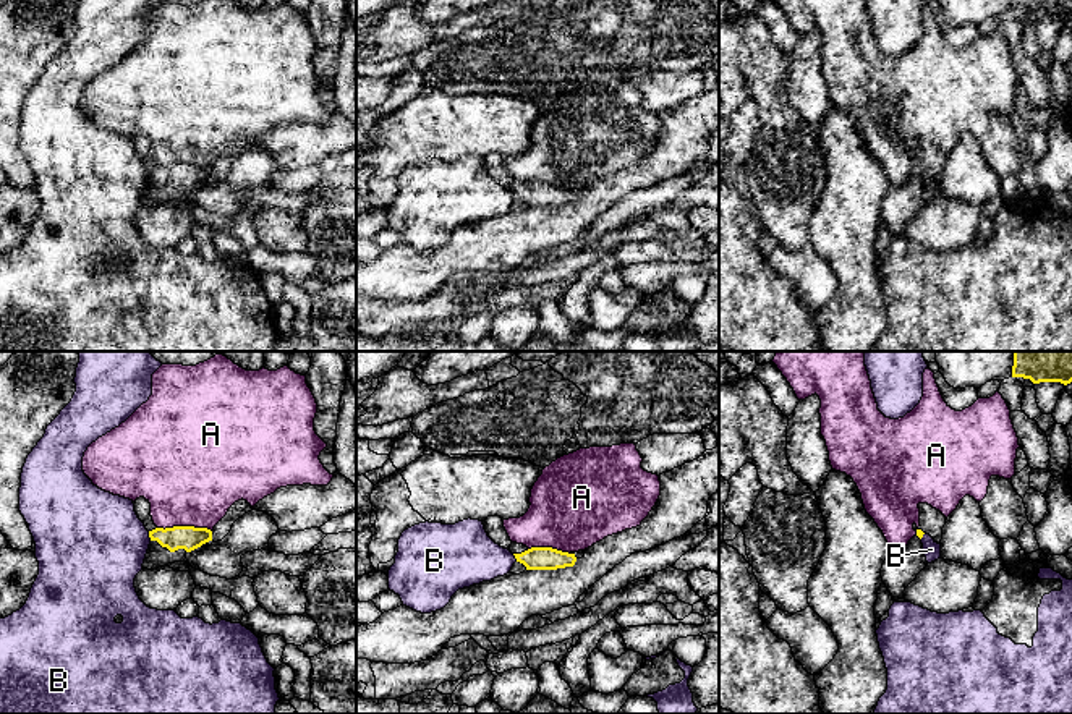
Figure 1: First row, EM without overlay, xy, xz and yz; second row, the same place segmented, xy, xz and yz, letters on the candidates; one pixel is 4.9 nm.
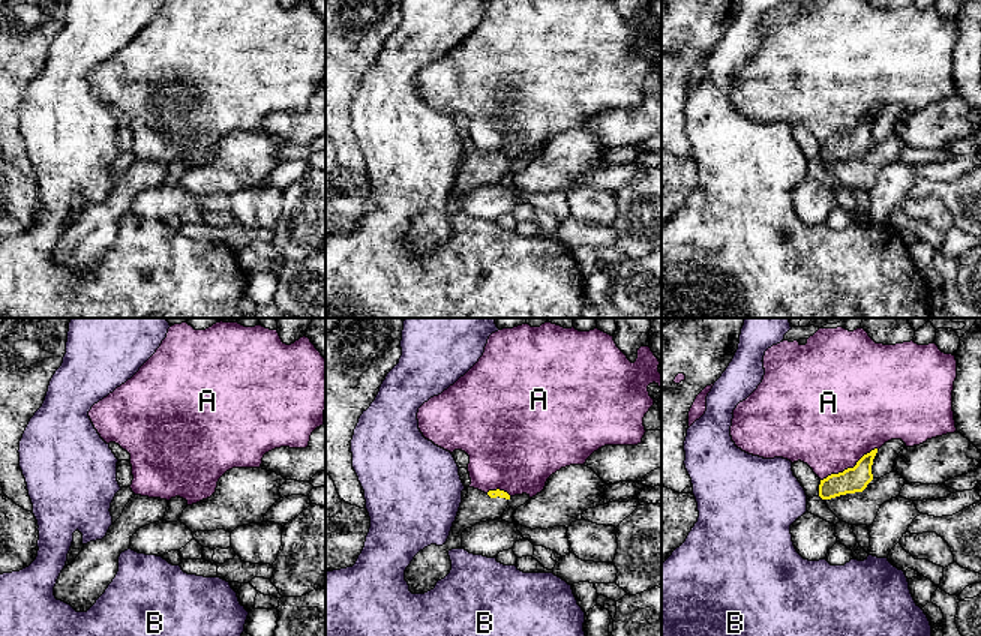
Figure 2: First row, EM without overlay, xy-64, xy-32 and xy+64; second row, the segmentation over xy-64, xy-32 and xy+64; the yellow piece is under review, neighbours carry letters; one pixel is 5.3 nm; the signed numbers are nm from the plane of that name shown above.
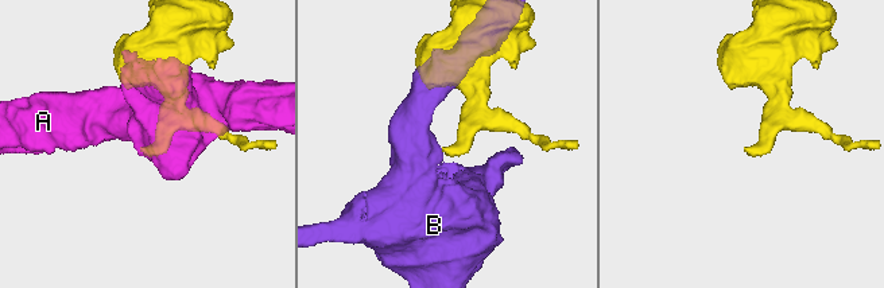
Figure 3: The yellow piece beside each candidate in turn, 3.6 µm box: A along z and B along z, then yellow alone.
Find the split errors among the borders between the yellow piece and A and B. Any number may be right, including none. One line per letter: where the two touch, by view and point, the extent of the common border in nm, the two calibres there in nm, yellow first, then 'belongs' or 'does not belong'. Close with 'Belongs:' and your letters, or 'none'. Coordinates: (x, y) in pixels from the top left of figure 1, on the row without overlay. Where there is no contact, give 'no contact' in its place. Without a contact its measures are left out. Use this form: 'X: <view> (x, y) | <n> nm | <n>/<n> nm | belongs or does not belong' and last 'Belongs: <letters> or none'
A: xy (185, 164) | 280 nm | 120/480 nm | does not belong
B: xy (149, 174) | 50 nm | 120/460 nm | does not belong
Belongs: none

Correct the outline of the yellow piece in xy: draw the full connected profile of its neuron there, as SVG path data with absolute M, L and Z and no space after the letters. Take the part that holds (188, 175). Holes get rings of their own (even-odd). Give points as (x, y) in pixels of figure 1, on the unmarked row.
M194 164L155 165L149 168L151 181L143 207L185 199L186 191L212 178L212 168Z

